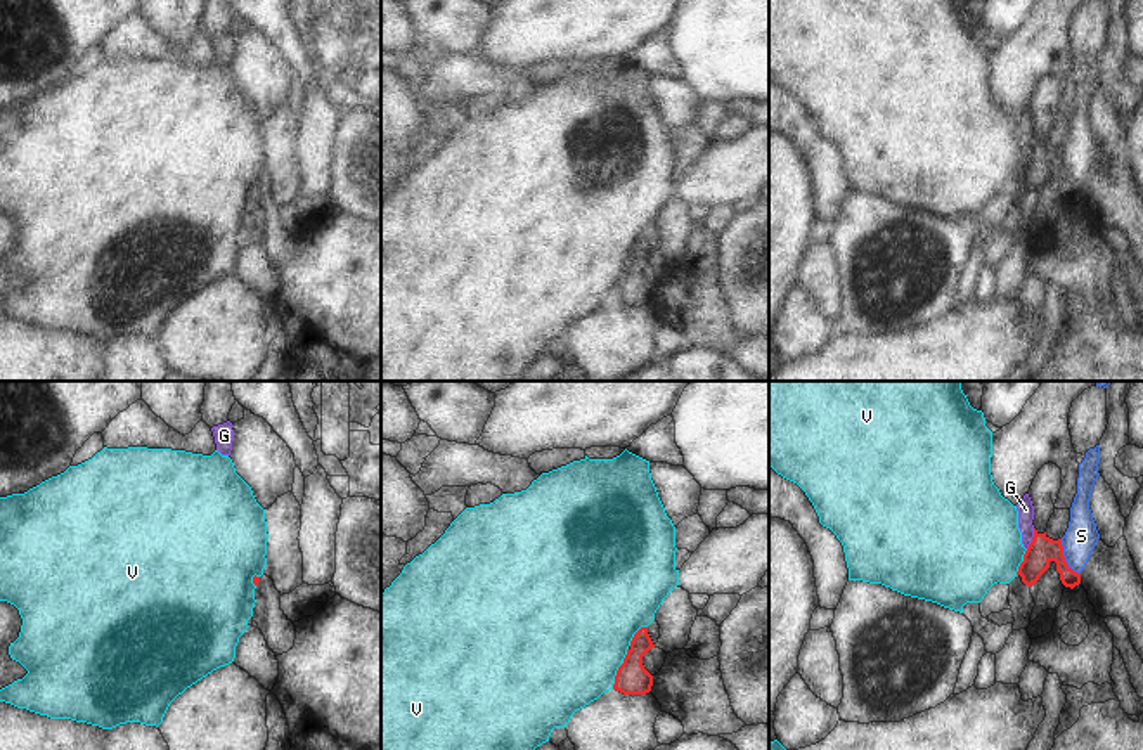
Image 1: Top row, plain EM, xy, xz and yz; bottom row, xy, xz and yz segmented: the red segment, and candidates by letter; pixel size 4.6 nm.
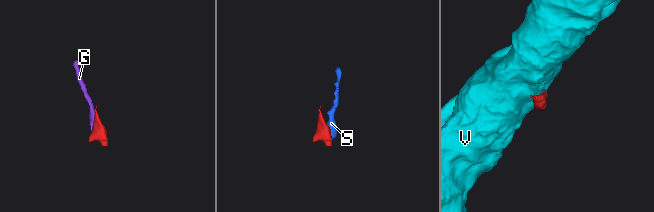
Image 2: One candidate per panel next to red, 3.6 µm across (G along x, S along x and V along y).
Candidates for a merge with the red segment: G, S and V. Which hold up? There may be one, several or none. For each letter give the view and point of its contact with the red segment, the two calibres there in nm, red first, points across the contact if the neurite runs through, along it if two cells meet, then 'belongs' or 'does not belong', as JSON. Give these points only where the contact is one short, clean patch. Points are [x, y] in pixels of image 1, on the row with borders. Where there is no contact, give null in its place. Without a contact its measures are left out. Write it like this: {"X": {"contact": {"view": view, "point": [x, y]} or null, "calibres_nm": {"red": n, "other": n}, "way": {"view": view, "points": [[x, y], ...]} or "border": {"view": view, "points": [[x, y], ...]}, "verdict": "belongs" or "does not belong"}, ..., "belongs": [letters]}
{"G": {"contact": {"view": "yz", "point": [1033, 539]}, "calibres_nm": {"red": 130, "other": 80}, "border": {"view": "yz", "points": [[1034, 529], [1033, 541], [1026, 548]]}, "verdict": "does not belong"}, "S": {"contact": {"view": "yz", "point": [1064, 558]}, "calibres_nm": {"red": 130, "other": 150}, "border": {"view": "yz", "points": [[1060, 539], [1064, 560], [1079, 574]]}, "verdict": "does not belong"}, "V": {"contact": {"view": "xz", "point": [619, 669]}, "calibres_nm": {"red": 150, "other": 480}, "verdict": "does not belong"}, "belongs": []}

